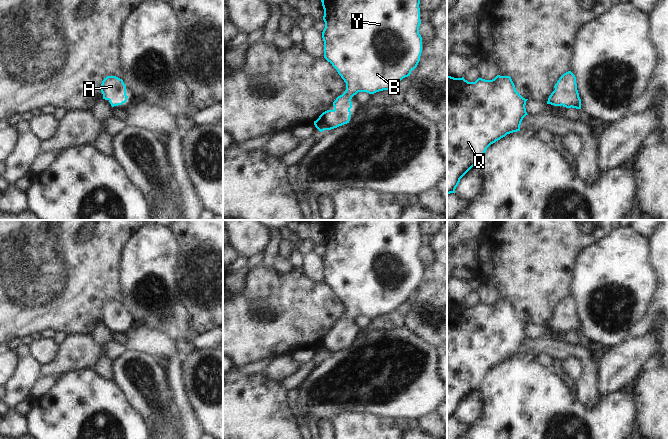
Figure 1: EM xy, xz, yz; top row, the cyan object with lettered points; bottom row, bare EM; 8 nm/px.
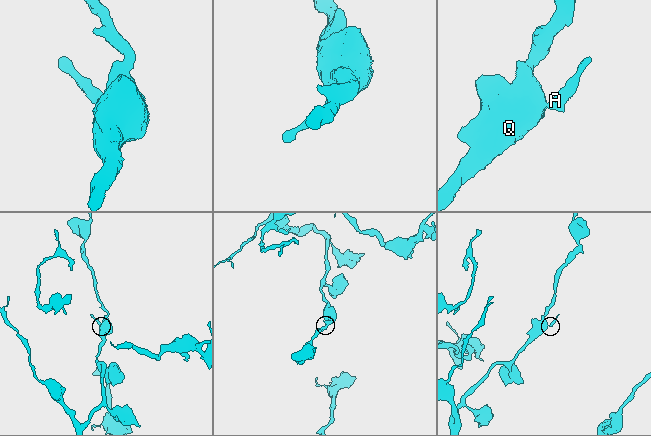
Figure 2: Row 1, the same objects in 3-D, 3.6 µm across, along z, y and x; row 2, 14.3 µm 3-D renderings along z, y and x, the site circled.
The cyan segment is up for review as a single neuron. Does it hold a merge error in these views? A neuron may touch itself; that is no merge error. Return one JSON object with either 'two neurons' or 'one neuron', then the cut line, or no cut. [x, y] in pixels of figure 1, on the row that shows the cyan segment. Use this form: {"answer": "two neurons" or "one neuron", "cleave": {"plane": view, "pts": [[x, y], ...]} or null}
{"answer": "one neuron", "cleave": null}

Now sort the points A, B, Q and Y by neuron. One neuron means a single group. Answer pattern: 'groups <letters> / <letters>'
groups A B Q Y

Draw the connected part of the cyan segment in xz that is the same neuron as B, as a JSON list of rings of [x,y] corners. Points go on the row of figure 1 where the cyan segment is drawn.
[[[321,0],[325,28],[322,32],[324,58],[346,83],[345,92],[333,102],[334,109],[314,121],[320,131],[349,123],[351,99],[358,92],[374,94],[389,90],[410,76],[422,53],[419,34],[420,0]]]

